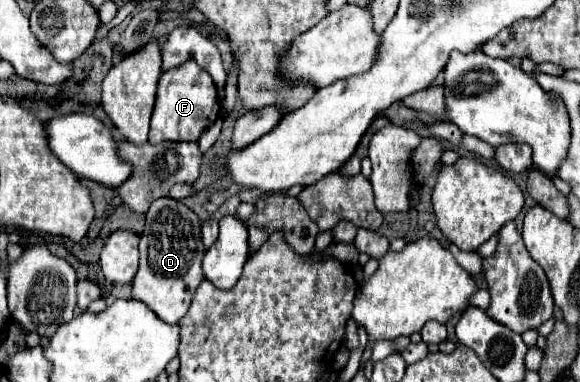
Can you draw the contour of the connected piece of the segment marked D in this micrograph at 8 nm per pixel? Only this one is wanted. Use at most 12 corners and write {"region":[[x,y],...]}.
{"region":[[157,199],[131,299],[179,323],[203,281],[197,215]]}

